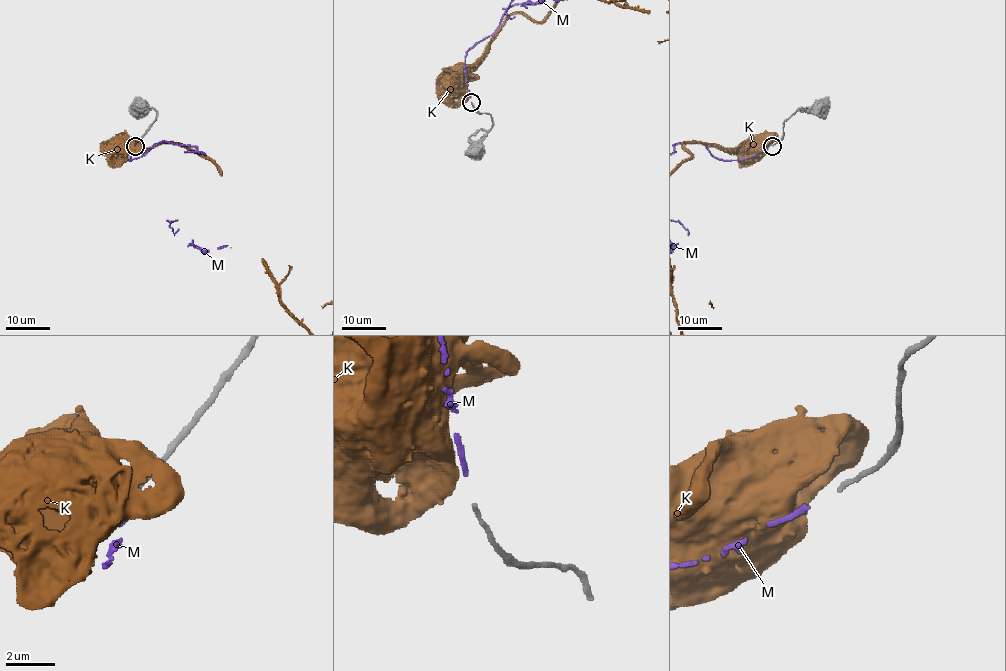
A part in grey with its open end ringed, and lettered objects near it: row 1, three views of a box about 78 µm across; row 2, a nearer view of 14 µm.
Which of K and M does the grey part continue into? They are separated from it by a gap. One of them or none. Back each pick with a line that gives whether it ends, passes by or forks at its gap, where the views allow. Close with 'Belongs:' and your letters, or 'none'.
M: it ends
Belongs: M

